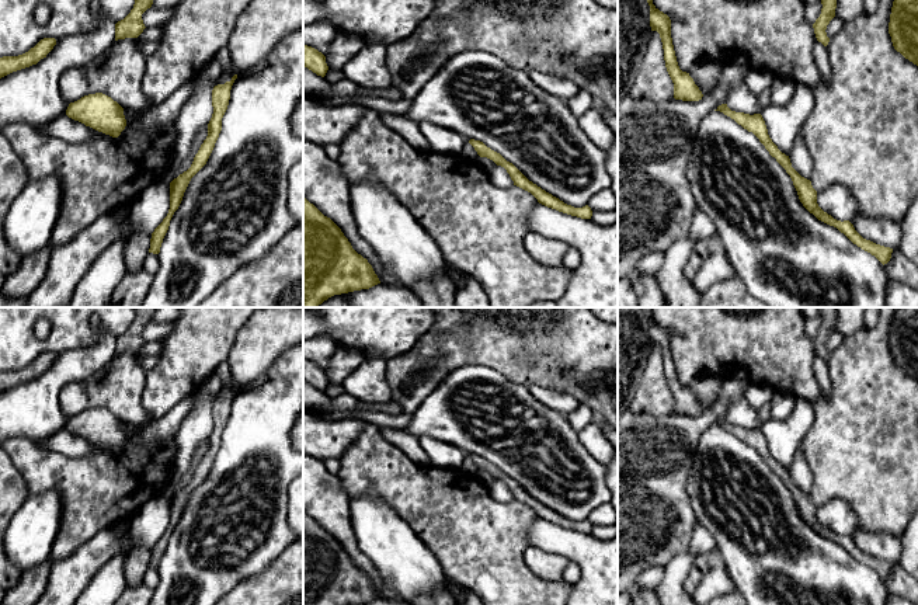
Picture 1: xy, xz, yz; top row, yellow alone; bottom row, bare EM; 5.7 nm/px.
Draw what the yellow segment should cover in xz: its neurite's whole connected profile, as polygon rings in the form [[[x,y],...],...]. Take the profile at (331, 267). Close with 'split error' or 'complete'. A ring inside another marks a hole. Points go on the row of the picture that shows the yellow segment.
[[[303,198],[303,307],[380,284],[341,229]]] | complete

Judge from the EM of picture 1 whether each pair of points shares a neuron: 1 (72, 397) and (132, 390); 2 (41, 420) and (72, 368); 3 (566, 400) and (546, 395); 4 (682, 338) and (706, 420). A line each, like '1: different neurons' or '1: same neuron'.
1: same neuron
2: same neuron
3: same neuron
4: different neurons

